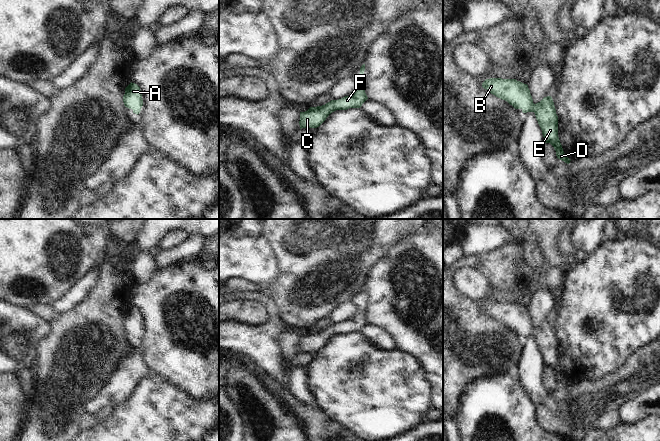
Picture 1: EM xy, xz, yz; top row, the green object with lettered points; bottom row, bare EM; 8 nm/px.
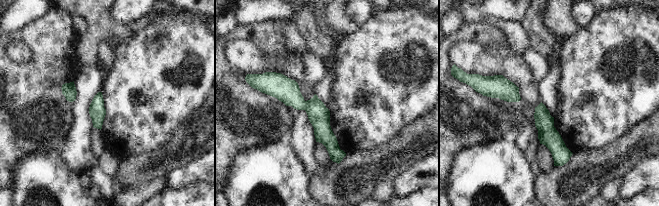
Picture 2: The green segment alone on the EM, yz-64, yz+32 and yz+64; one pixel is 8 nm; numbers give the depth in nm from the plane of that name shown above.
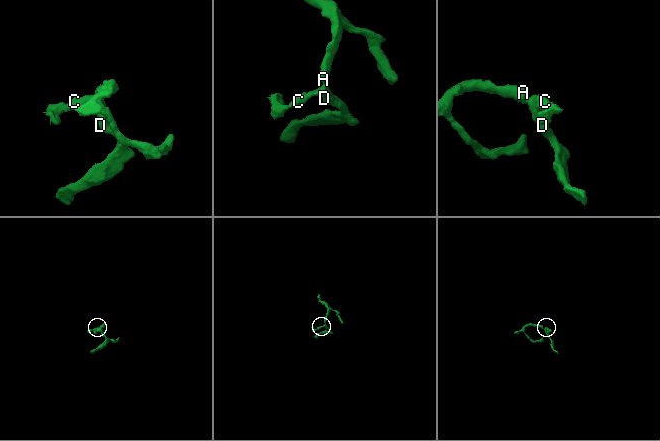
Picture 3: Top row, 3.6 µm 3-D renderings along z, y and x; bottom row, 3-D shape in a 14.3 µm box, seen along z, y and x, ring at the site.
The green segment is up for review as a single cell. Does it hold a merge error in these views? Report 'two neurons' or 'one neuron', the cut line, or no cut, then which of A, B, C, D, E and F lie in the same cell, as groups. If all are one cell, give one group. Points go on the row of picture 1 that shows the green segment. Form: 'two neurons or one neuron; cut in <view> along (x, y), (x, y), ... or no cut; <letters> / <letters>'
one neuron; no cut; A B C D E F

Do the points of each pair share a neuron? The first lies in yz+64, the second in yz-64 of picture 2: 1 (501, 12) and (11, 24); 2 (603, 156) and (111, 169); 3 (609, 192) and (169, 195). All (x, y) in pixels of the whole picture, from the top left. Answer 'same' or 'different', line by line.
1: same
2: different
3: different

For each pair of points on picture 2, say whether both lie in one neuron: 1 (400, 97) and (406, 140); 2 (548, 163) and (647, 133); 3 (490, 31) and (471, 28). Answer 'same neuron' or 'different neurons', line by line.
1: different neurons
2: different neurons
3: same neuron

